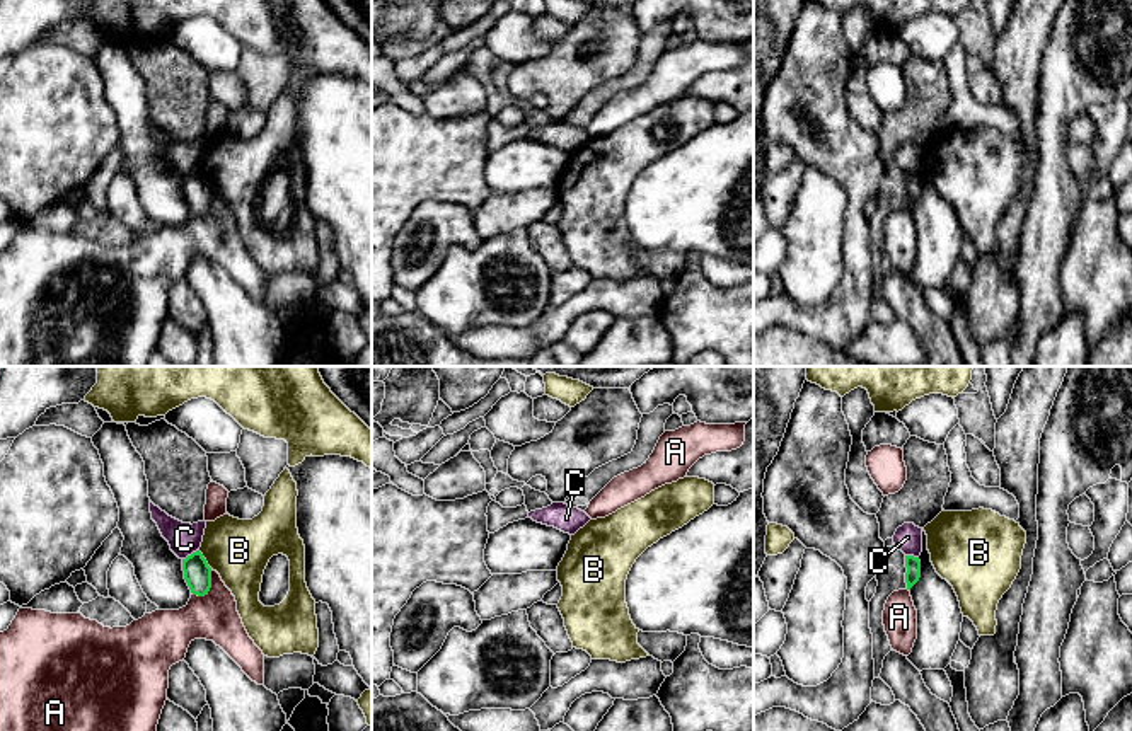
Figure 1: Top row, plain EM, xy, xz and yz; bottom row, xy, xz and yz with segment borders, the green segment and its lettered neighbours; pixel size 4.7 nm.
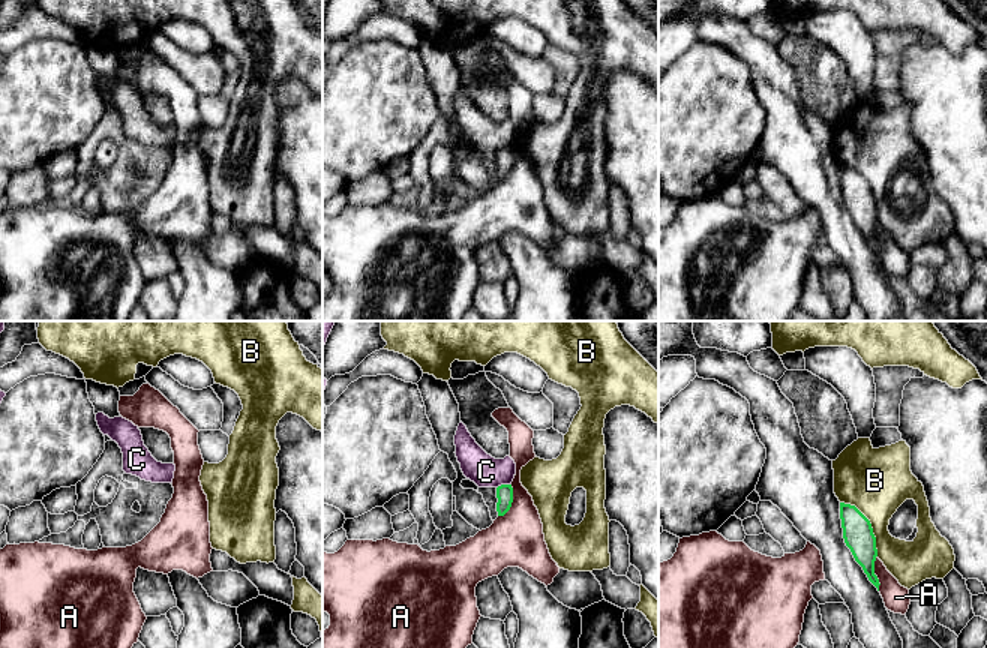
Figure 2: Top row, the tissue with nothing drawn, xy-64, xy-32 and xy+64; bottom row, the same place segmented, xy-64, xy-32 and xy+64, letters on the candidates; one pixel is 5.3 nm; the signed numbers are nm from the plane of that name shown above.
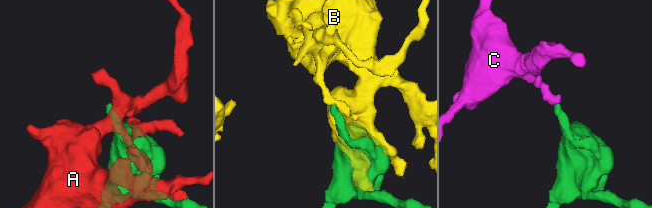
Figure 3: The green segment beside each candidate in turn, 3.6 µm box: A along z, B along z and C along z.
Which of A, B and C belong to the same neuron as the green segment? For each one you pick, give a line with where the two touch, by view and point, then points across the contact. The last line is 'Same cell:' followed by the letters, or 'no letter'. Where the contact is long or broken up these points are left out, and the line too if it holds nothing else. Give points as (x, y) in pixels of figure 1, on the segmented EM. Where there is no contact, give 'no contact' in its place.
Same cell: no letter

